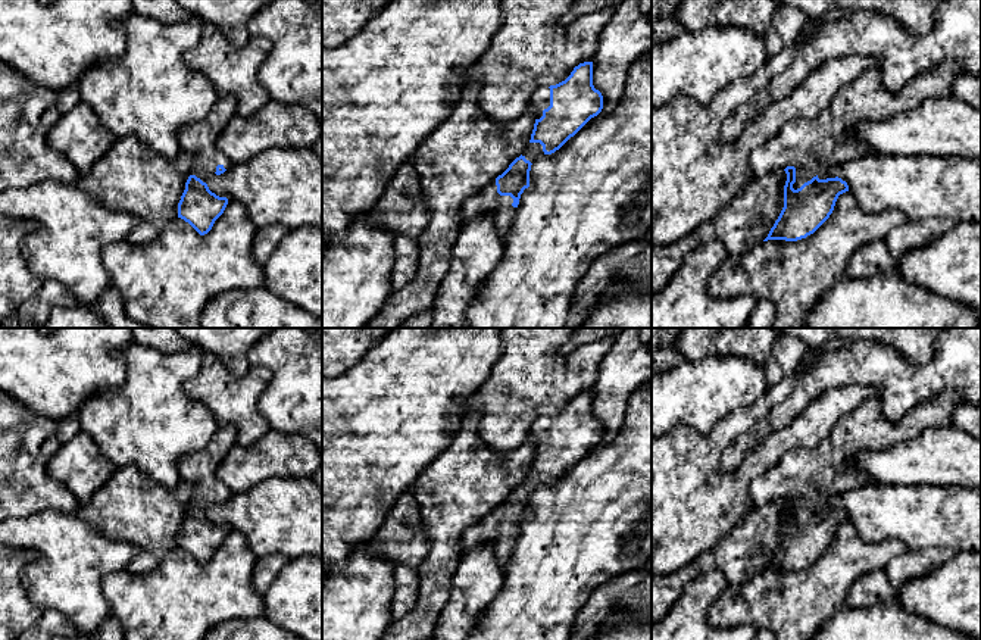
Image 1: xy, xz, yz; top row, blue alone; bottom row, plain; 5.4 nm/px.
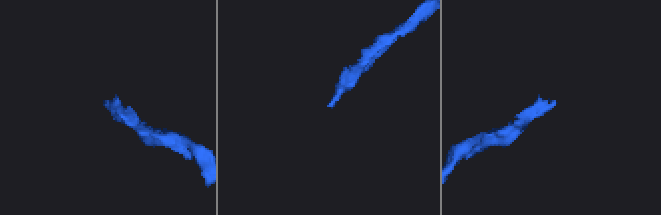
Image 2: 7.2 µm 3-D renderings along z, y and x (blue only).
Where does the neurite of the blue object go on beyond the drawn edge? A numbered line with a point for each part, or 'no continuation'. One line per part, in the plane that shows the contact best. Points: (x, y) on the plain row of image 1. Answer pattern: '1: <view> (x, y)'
1: yz (812, 475)

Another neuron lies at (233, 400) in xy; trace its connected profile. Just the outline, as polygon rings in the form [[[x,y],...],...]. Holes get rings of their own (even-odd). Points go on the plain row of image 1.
[[[203,352],[200,372],[184,385],[187,394],[212,410],[219,425],[232,425],[237,431],[237,444],[252,446],[271,430],[257,403],[271,381],[271,372],[260,365],[252,365],[241,377],[235,378],[212,353]]]

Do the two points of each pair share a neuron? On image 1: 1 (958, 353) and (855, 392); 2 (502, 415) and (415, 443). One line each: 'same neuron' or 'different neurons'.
1: different neurons
2: different neurons

